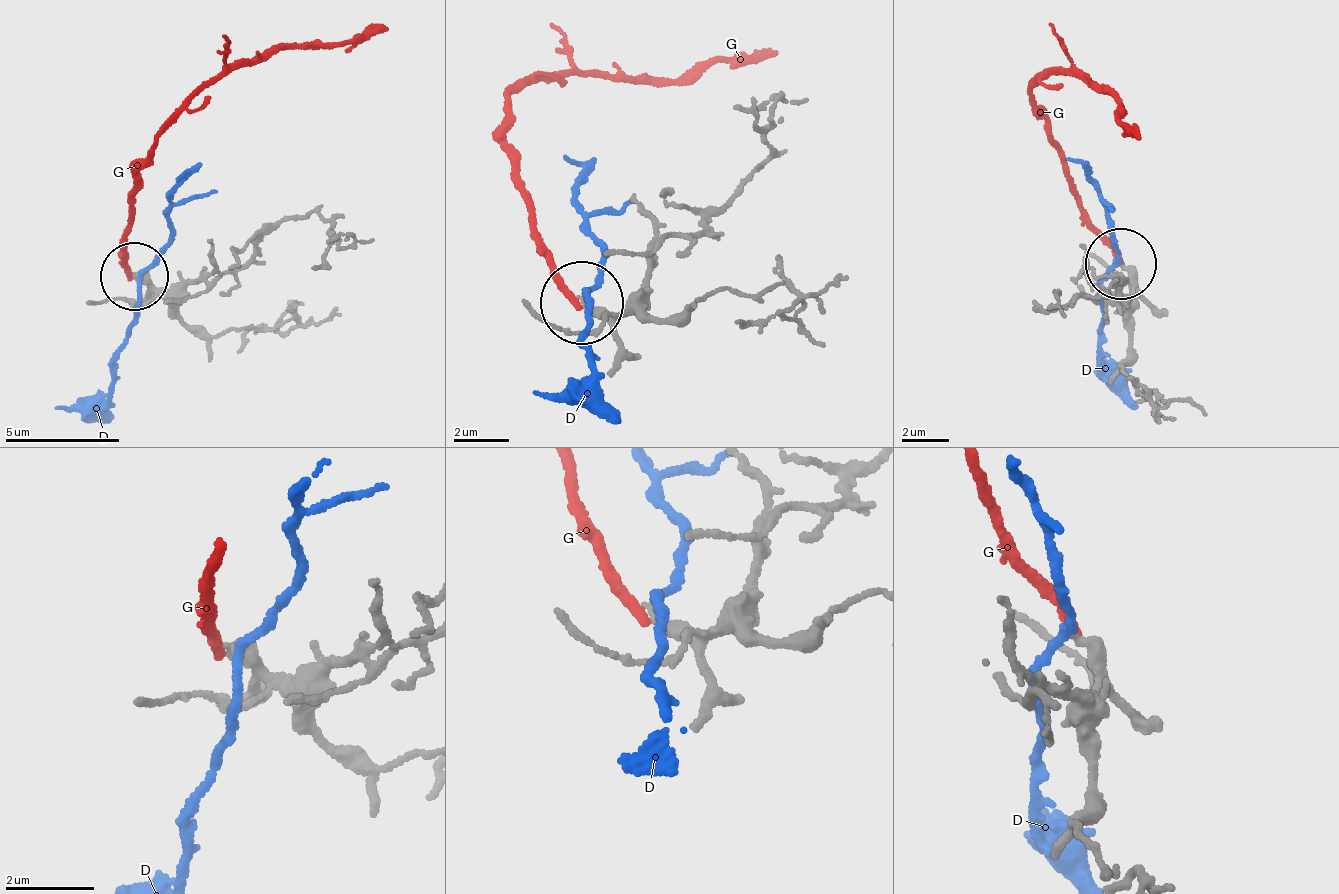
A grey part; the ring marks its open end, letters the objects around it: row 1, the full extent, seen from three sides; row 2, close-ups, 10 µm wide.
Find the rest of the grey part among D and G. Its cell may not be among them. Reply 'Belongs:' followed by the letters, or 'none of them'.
Belongs: none of them

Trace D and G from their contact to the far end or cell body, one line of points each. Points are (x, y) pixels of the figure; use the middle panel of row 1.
D: (582, 295), (583, 290), (592, 363), (571, 388), (531, 394)
G: (584, 305), (537, 240), (499, 143), (507, 97), (531, 77), (652, 82), (775, 52)

